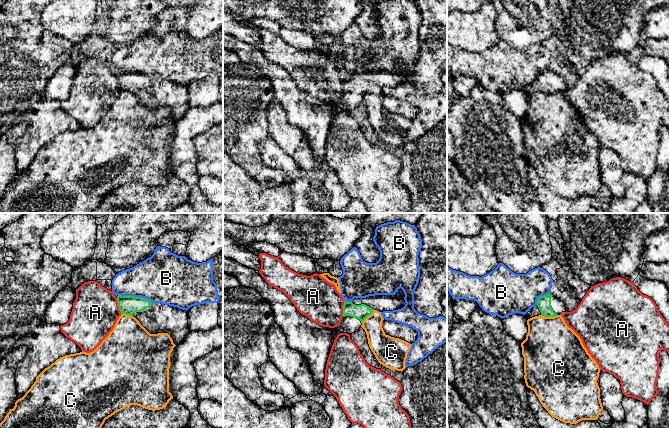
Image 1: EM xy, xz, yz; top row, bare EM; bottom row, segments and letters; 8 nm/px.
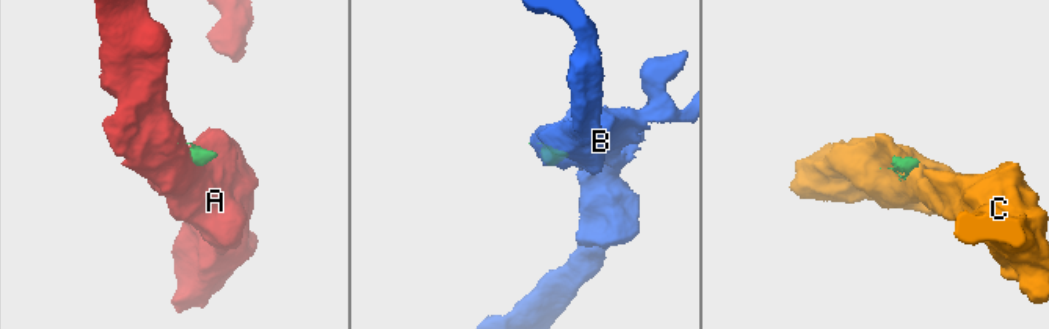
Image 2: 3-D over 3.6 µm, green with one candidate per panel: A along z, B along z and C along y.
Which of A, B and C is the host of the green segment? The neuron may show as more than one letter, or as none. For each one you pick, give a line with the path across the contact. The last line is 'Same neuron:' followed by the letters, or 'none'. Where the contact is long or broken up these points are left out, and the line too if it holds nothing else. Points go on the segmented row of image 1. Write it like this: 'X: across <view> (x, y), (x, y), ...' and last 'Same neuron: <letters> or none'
Same neuron: none

